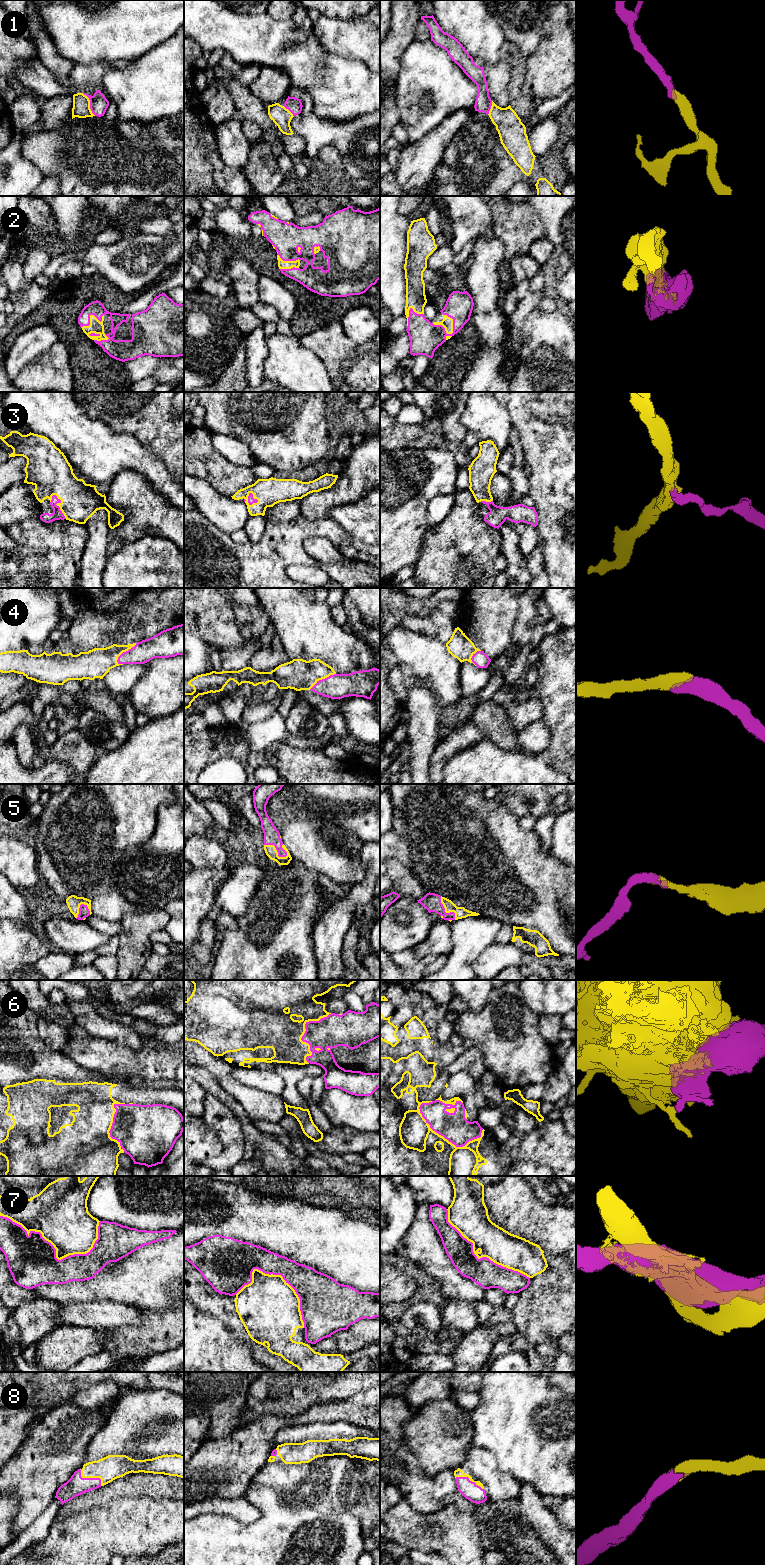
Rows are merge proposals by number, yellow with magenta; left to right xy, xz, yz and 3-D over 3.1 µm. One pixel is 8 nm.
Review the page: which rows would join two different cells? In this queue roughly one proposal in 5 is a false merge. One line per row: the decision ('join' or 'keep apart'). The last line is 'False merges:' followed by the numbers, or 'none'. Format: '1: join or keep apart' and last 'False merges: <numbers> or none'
1: join
2: join
3: join
4: join
5: join
6: keep apart
7: keep apart
8: join
False merges: 6, 7

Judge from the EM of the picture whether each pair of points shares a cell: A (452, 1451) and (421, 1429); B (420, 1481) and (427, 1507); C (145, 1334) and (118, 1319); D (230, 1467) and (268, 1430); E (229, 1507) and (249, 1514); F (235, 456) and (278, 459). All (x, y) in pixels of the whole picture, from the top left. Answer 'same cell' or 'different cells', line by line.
A: same cell
B: same cell
C: different cells
D: same cell
E: same cell
F: different cells

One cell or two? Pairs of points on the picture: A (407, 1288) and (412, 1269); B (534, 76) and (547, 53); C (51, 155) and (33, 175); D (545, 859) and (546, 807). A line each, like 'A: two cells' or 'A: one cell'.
A: two cells
B: one cell
C: two cells
D: two cells

